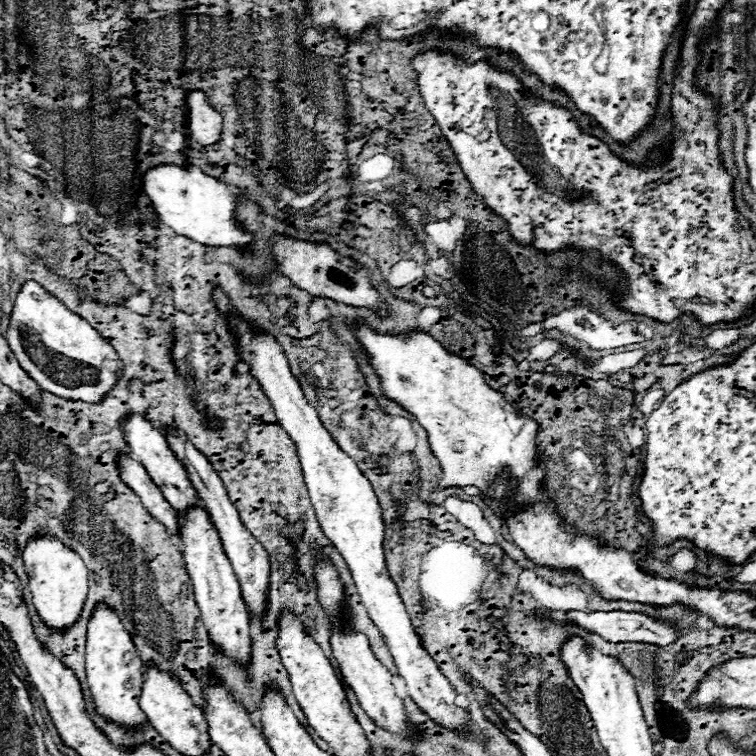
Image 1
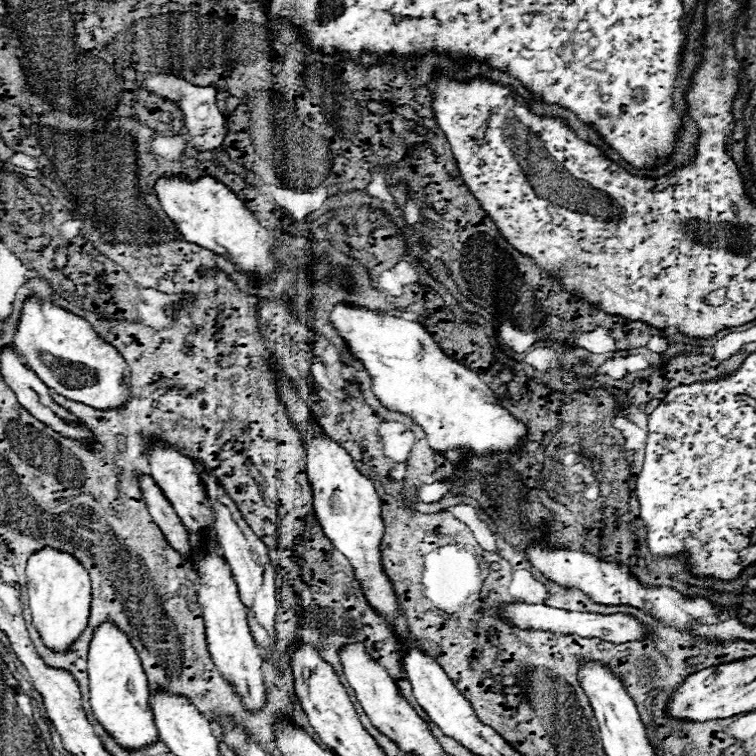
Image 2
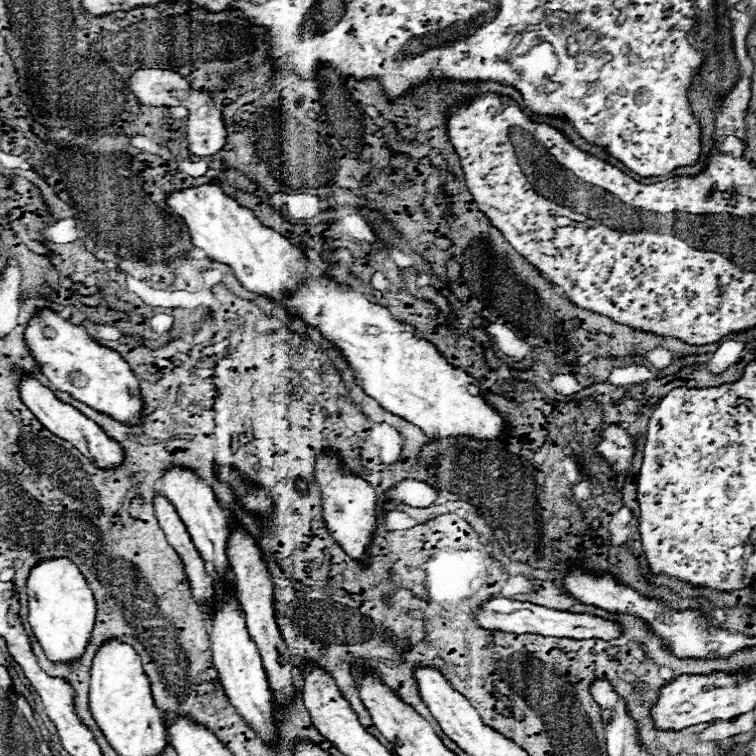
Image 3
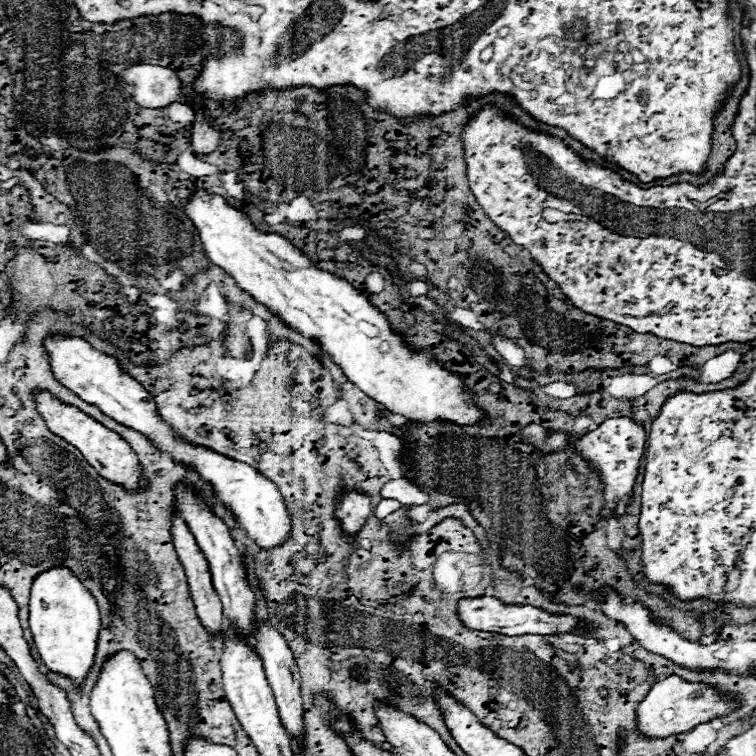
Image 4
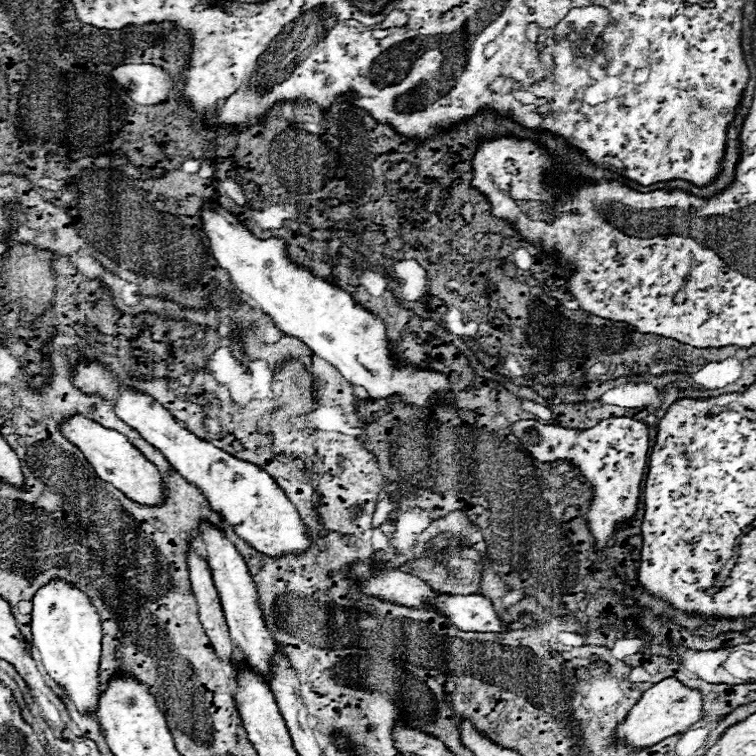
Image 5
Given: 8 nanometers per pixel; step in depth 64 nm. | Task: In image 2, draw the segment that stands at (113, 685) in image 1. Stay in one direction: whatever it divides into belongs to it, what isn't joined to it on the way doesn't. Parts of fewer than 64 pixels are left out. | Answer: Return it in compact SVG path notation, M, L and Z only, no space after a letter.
M110 620L102 622L90 640L88 664L90 680L90 706L96 720L122 744L124 748L138 748L148 742L158 740L152 712L148 708L148 678L142 670L136 648L130 644L128 636Z

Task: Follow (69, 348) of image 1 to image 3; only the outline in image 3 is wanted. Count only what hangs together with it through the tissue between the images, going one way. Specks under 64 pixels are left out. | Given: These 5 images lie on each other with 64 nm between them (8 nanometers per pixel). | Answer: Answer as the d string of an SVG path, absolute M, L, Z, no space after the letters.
M42 308L34 312L30 322L26 324L24 342L30 356L38 364L40 374L54 390L68 392L74 400L80 400L86 406L104 412L116 420L136 424L142 400L138 392L138 382L130 366L116 350L92 340L82 324L72 324L68 318L62 318L54 310Z

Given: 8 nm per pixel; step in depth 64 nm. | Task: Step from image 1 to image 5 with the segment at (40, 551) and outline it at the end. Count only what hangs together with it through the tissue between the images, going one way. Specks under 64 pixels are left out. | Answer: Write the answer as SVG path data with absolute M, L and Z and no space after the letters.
M50 580L32 598L32 640L46 672L68 692L78 710L92 714L98 700L102 624L90 598L64 580Z

